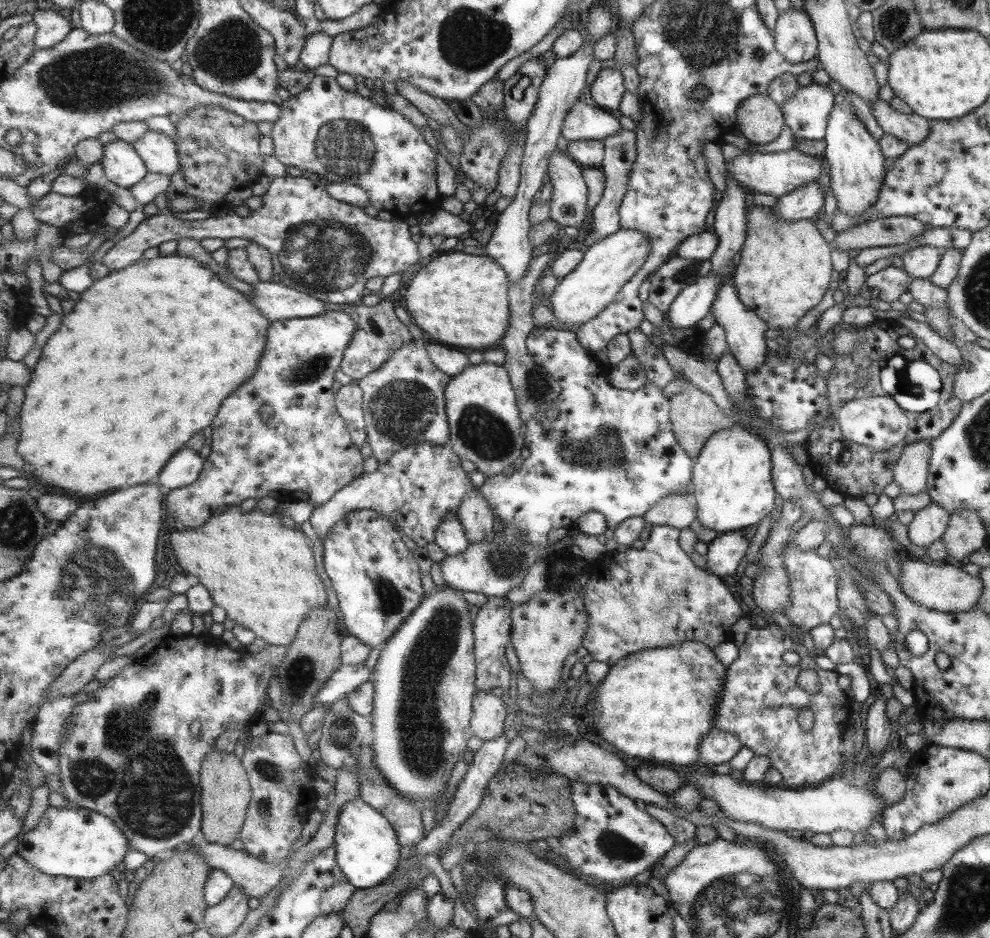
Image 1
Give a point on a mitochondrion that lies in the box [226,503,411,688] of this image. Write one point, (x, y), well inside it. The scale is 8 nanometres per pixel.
(389, 600)

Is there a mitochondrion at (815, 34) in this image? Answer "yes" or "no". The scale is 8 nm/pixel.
no

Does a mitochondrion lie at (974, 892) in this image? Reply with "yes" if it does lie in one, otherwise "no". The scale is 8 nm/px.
yes

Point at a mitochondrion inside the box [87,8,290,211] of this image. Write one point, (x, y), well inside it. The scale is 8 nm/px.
(231, 51)

